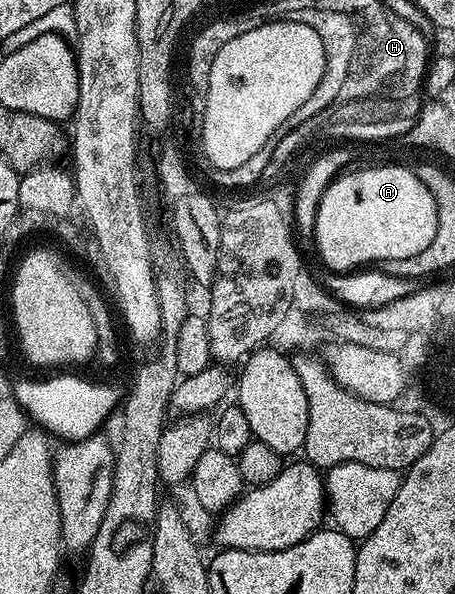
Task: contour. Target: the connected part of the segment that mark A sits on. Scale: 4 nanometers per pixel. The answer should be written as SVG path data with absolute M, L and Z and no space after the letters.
M367 167L364 171L348 170L346 173L340 174L334 178L327 186L327 191L323 195L323 199L319 203L319 212L316 215L315 232L313 243L319 246L319 255L323 258L324 268L330 269L332 272L354 272L356 269L362 268L364 265L379 265L384 259L411 259L417 253L427 251L431 244L435 242L435 234L437 233L437 221L439 214L437 213L437 205L433 201L433 193L429 193L429 189L425 189L425 185L416 177L414 170L408 167Z

